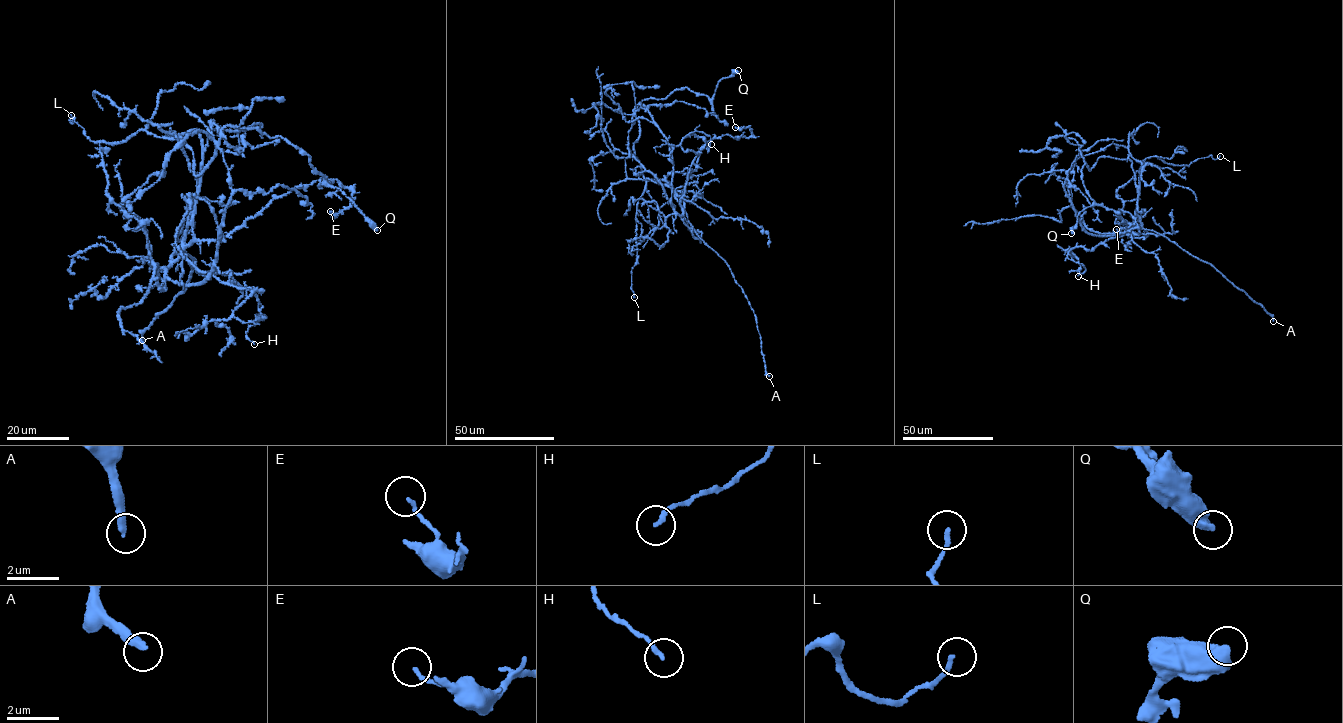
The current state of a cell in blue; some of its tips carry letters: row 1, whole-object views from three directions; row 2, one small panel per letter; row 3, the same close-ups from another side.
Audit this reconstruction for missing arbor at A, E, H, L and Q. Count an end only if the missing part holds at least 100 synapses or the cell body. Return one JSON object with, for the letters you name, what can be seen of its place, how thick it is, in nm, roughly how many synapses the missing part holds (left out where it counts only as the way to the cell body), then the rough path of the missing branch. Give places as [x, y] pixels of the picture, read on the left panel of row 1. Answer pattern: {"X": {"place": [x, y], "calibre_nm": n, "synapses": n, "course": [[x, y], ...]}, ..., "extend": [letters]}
{"A": {"place": [142, 340], "calibre_nm": 300}, "extend": ["A"]}

